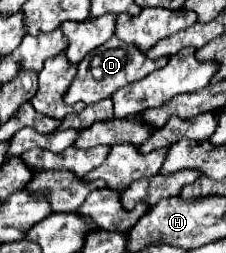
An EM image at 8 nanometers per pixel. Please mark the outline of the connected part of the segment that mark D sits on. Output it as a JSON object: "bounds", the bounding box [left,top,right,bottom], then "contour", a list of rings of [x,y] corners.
{"bounds":[65,36,167,106],"contour":[[[115,36],[109,38],[105,44],[101,44],[99,48],[95,48],[93,52],[89,52],[77,66],[77,74],[65,94],[65,104],[73,106],[75,102],[83,102],[83,104],[97,104],[105,98],[111,98],[119,88],[137,82],[141,78],[145,78],[147,74],[163,68],[167,64],[167,58],[159,58],[159,60],[147,60],[145,54],[139,54],[139,50],[131,50],[131,46],[127,46],[125,42],[119,42]]]}

